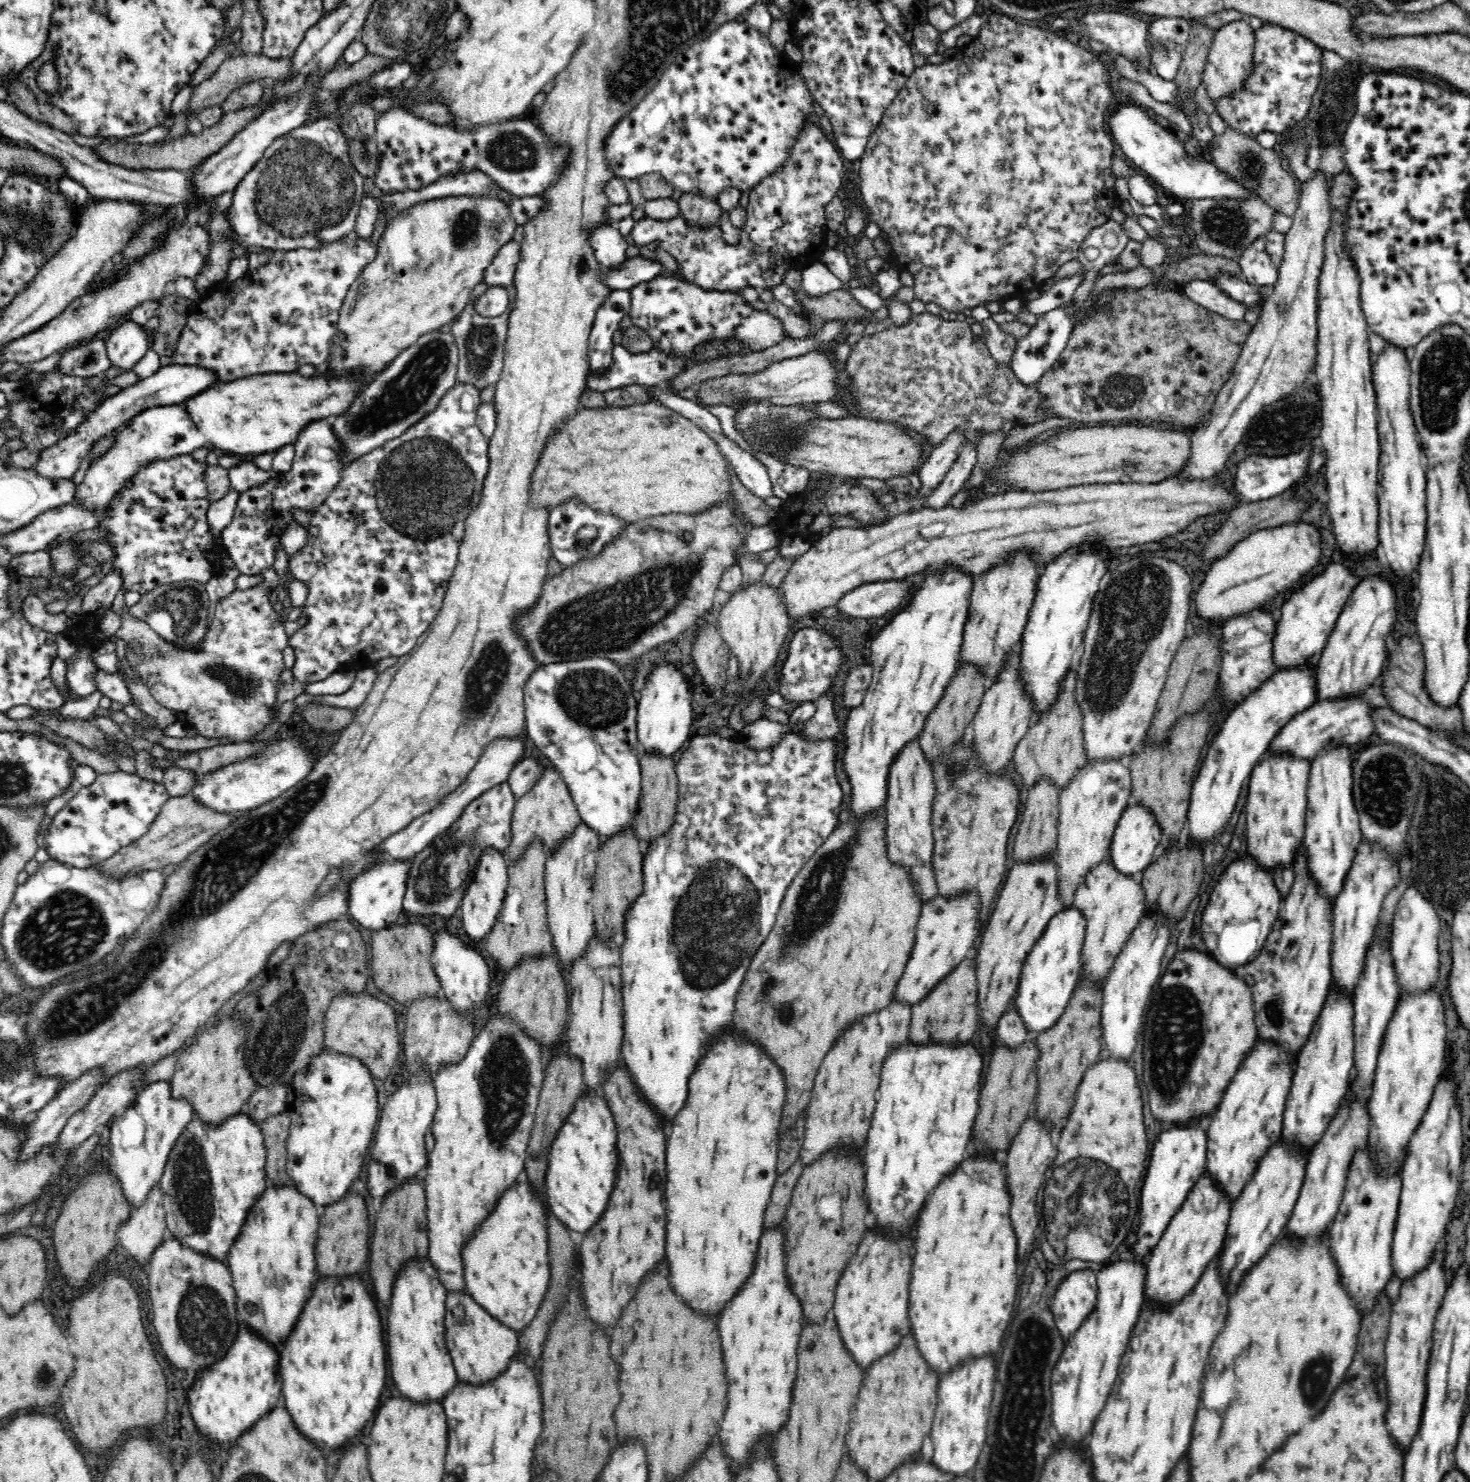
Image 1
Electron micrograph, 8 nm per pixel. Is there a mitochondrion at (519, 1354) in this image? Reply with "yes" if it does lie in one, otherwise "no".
no

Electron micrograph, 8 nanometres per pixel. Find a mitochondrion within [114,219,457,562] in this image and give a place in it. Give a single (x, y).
(410, 388)

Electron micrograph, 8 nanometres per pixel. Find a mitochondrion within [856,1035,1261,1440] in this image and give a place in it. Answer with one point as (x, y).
(1085, 1191)

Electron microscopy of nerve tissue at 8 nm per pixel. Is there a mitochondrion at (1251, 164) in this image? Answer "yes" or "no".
yes

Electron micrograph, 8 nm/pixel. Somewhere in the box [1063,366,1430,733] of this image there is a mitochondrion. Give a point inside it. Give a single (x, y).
(1135, 610)

